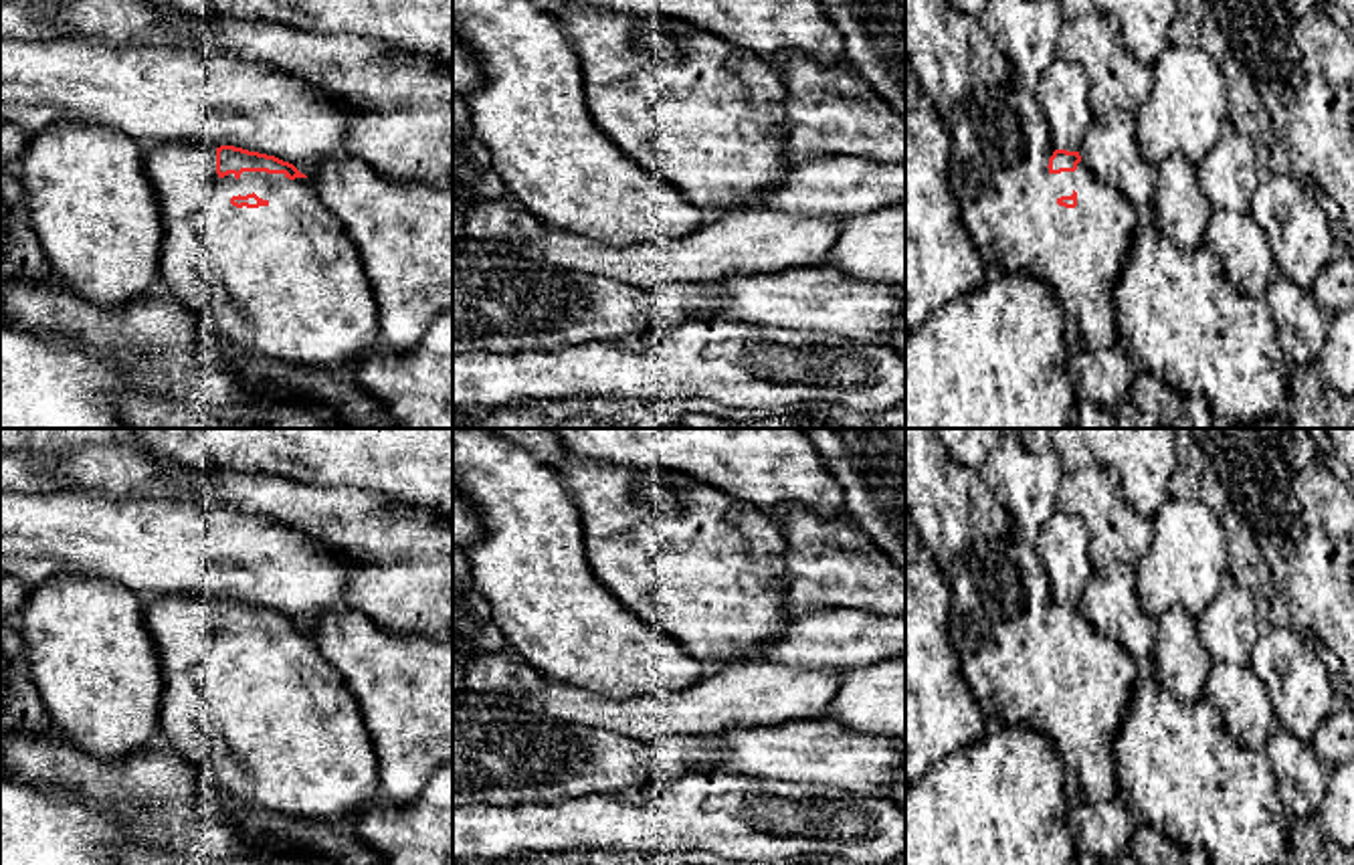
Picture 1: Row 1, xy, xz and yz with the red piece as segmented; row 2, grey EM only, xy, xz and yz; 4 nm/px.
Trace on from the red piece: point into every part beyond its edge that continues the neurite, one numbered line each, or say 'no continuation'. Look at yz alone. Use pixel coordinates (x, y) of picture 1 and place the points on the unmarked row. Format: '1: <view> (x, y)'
1: yz (1007, 653)

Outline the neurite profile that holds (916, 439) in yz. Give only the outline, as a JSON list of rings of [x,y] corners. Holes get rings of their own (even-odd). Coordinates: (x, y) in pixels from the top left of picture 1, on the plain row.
[[[905,428],[905,507],[940,568],[976,538],[1014,530],[980,473],[958,465],[934,428]]]

